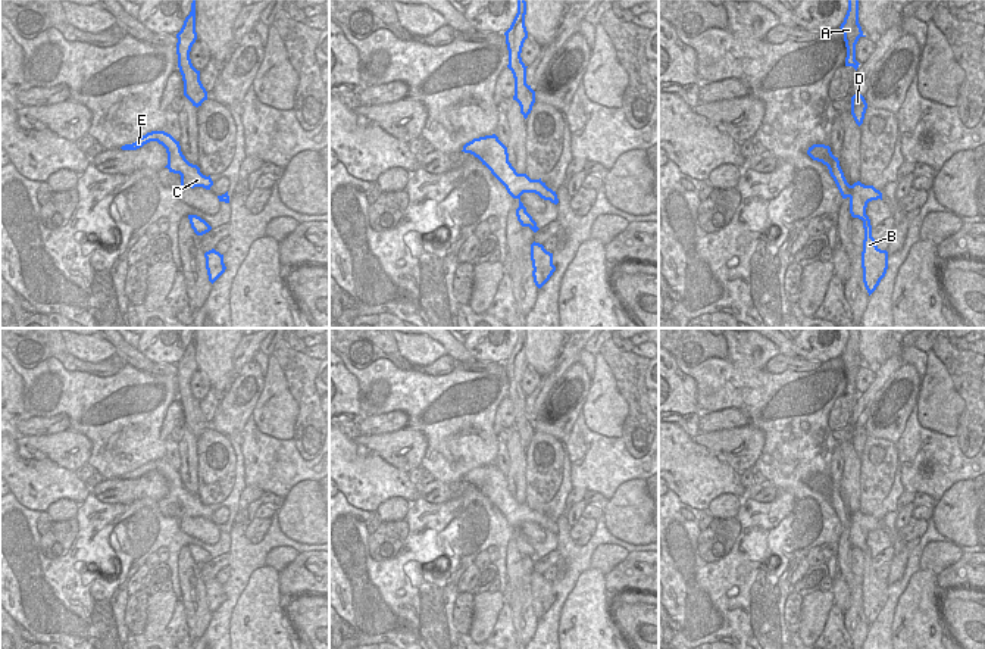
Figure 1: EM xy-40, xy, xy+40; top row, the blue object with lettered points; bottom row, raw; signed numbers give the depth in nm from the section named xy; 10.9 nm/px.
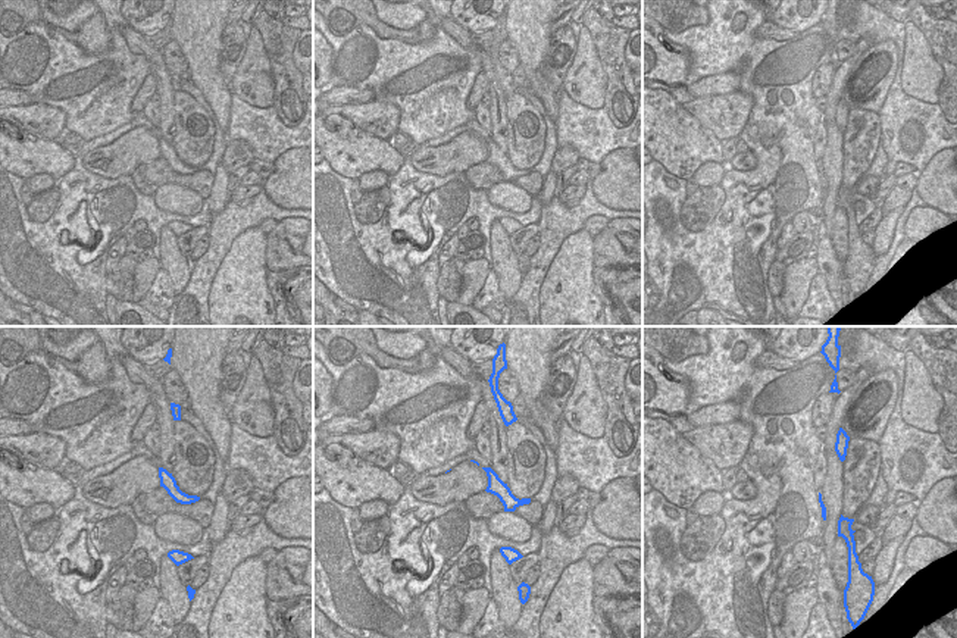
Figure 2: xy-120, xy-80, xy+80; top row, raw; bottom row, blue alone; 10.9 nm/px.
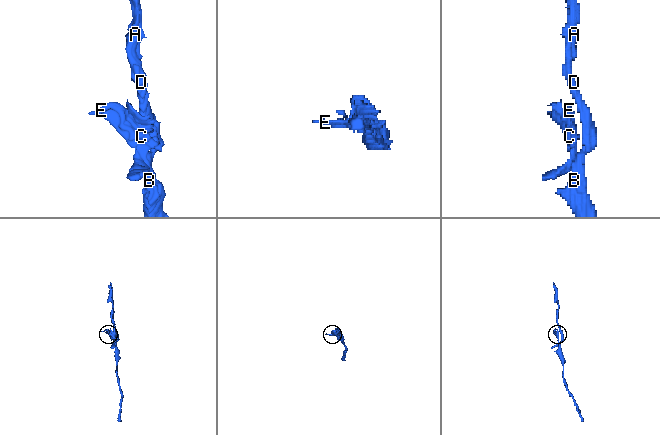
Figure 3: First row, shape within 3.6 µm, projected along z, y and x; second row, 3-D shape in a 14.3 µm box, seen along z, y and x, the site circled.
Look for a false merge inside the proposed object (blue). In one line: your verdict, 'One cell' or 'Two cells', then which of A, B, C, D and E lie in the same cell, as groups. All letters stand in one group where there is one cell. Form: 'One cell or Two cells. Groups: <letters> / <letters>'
Two cells. Groups: A B D / C E.

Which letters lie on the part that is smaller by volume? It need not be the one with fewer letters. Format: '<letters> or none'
C, E.

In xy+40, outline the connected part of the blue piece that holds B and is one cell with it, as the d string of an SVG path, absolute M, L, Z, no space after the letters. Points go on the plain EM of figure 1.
M866 545L866 558L862 581L863 612L869 625L876 620L888 599L888 581L876 575L872 567L870 549Z

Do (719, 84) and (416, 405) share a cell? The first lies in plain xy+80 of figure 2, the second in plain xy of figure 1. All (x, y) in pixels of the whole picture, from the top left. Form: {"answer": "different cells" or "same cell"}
{"answer": "different cells"}

